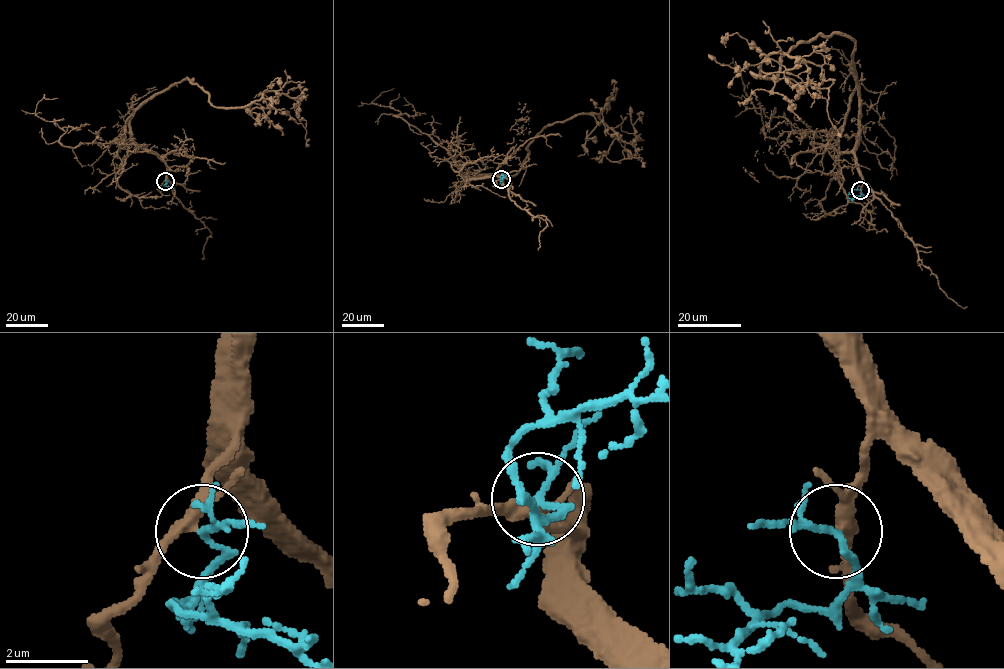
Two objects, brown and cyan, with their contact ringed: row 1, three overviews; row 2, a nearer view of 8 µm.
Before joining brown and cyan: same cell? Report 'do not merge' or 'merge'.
merge

